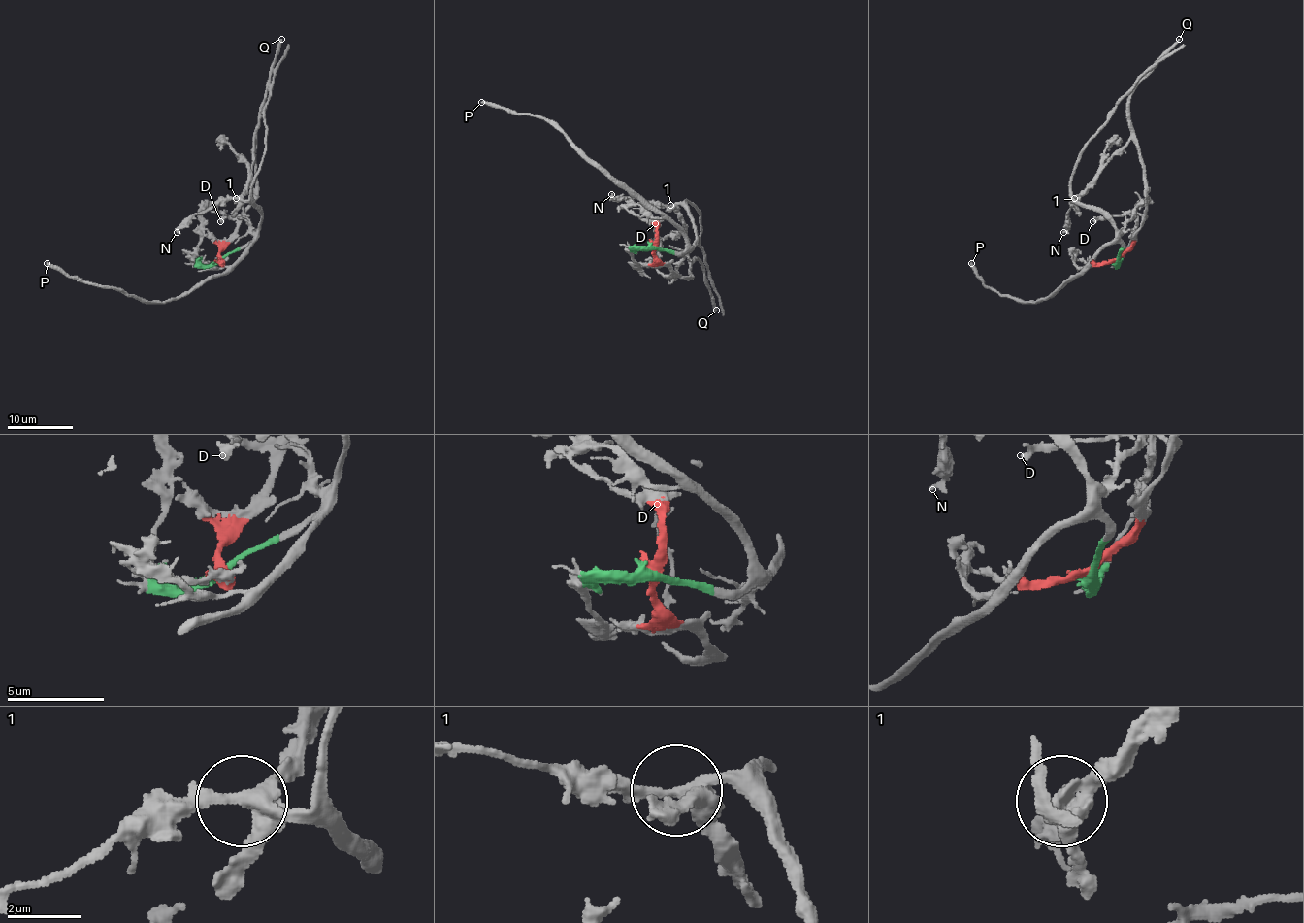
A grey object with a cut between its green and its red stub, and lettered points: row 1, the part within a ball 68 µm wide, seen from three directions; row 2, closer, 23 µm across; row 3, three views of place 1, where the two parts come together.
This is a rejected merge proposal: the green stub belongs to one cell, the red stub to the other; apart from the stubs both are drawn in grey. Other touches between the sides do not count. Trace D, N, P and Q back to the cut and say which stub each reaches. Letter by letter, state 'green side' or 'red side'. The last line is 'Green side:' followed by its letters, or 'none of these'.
D: red side
N: green side
P: green side
Q: red side
Green side: N, P

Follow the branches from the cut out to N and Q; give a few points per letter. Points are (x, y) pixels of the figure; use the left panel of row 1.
N: (219, 261), (244, 247), (258, 226), (261, 214), (248, 202), (219, 198), (206, 210), (194, 214), (177, 233)
Q: (219, 259), (219, 252), (227, 245), (242, 212), (251, 200), (255, 138), (270, 67), (281, 40)

